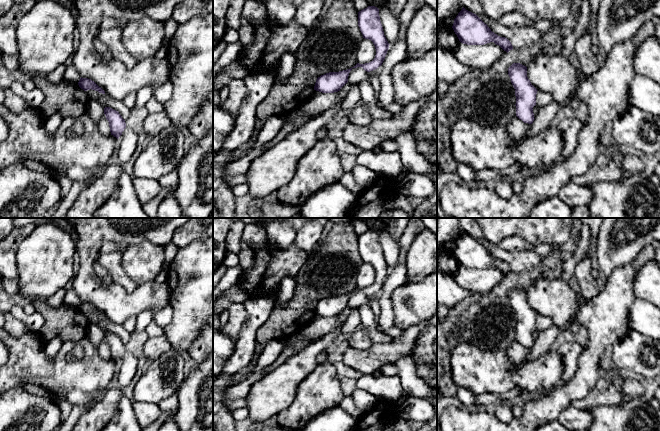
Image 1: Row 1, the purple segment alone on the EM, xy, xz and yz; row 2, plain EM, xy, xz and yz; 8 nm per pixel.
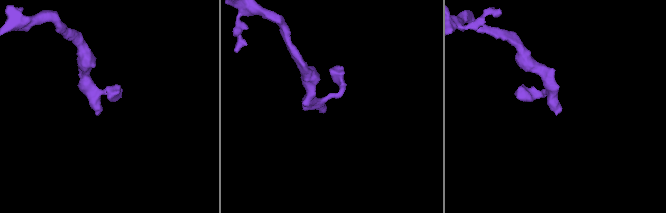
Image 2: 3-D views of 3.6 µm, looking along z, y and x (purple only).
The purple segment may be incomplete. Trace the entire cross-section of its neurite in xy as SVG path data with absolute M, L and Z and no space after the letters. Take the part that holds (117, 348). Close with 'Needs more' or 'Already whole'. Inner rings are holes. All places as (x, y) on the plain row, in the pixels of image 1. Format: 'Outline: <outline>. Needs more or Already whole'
Outline: M105 331L104 338L109 346L111 359L118 363L118 382L122 387L127 387L136 373L138 367L137 358L126 350L125 344L118 335Z. Needs more

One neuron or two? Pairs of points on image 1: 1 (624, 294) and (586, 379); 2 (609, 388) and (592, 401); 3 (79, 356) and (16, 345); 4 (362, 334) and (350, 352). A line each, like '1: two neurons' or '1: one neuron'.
1: one neuron
2: one neuron
3: one neuron
4: two neurons

